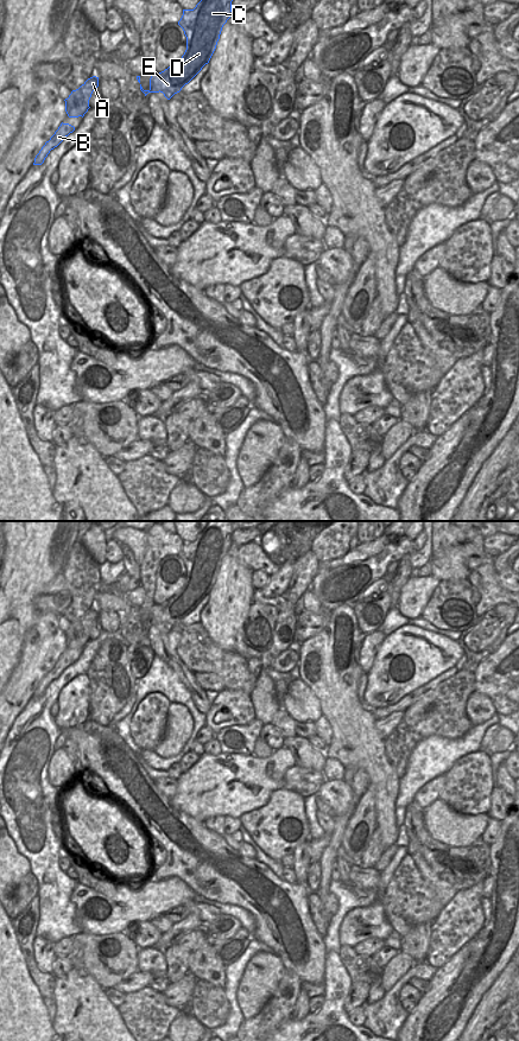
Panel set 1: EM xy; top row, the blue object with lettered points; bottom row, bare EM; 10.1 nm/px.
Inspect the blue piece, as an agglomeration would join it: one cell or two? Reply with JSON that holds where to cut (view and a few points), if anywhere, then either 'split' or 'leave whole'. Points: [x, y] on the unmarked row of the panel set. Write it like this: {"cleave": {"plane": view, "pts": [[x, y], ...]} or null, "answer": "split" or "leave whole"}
{"cleave": {"plane": "xy", "pts": [[154, 605], [154, 617], [159, 622]]}, "answer": "split"}

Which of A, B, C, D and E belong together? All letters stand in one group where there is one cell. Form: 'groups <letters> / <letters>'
groups A B / C D E

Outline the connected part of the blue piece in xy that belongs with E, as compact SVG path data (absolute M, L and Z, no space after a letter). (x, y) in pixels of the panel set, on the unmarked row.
M209 521L194 541L183 541L178 557L186 569L182 590L156 605L156 620L170 631L209 595L223 557L232 547L232 521Z

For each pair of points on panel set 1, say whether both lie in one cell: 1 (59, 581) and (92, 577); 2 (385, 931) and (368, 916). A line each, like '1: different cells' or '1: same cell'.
1: different cells
2: same cell

